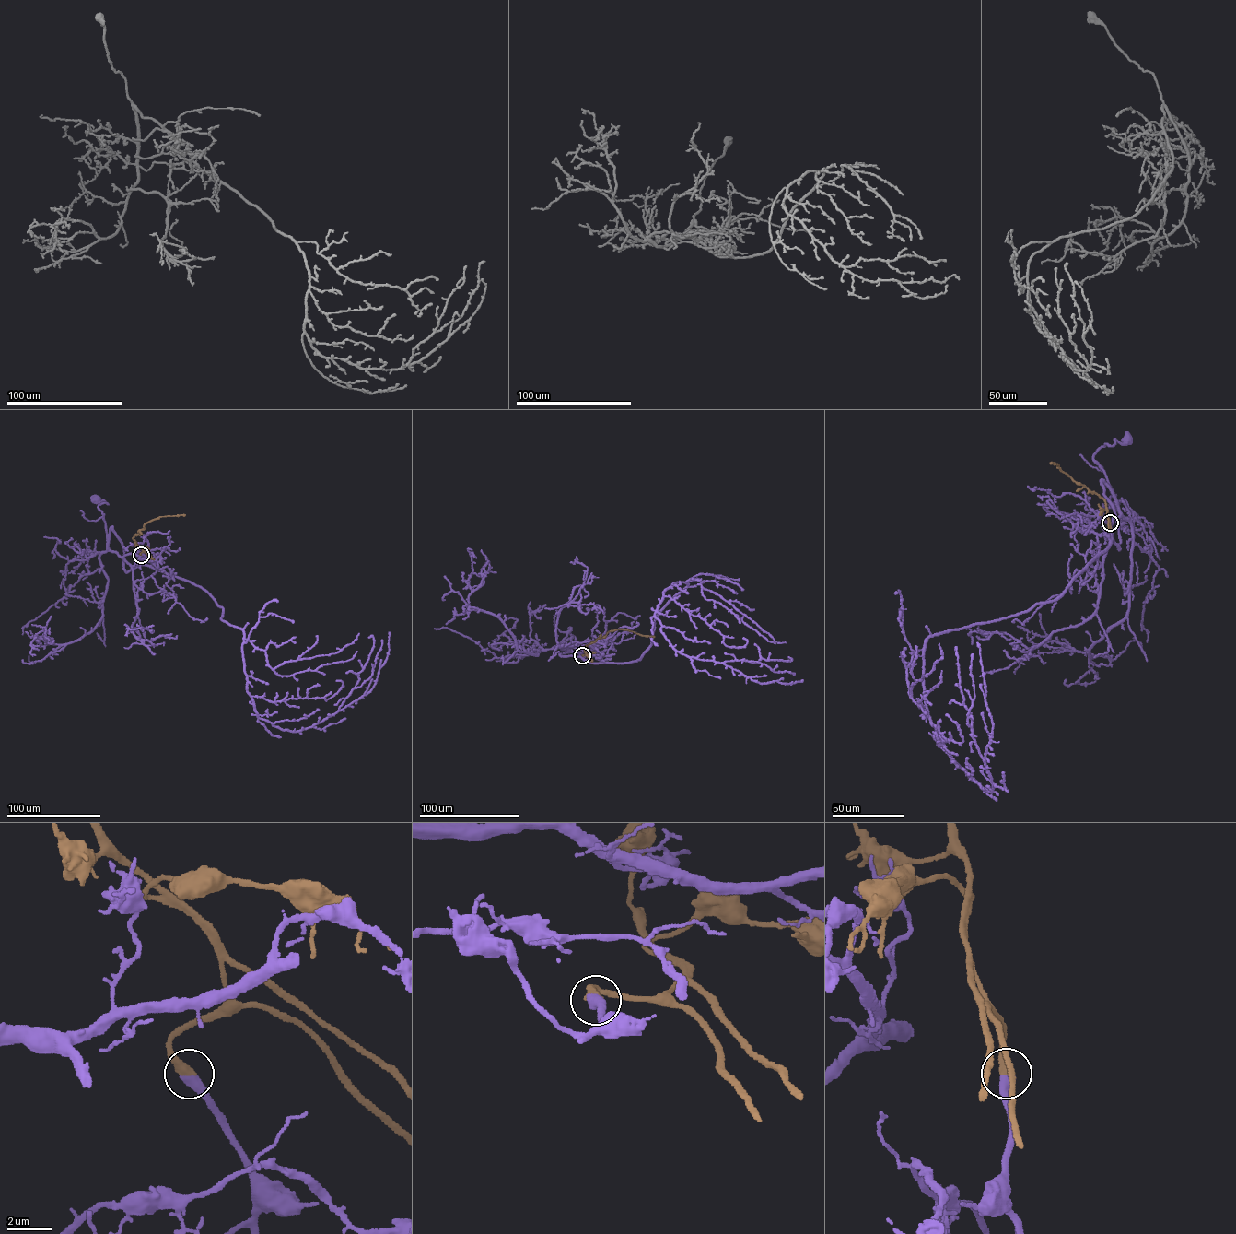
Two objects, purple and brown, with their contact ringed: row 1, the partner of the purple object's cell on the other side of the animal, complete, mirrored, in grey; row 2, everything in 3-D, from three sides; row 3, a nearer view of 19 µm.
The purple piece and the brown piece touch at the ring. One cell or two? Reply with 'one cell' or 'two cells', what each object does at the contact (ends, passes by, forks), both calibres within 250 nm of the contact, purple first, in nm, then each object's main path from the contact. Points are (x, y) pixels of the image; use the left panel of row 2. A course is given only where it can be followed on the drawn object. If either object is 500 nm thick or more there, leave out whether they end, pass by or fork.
one cell | 500/480 nm | purple via (141, 555), (144, 560), (136, 560), (132, 567), (109, 548), (104, 514), (98, 506), (107, 504), (98, 499) | brown via (141, 555), (142, 549), (133, 538), (143, 529), (145, 524), (160, 517), (185, 515)

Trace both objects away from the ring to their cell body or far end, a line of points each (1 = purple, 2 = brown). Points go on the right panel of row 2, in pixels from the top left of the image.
1: (1110, 523), (1110, 541), (1113, 519), (1121, 513), (1093, 457), (1106, 443), (1126, 439)
2: (1110, 522), (1102, 498), (1075, 482), (1057, 464), (1051, 464)

